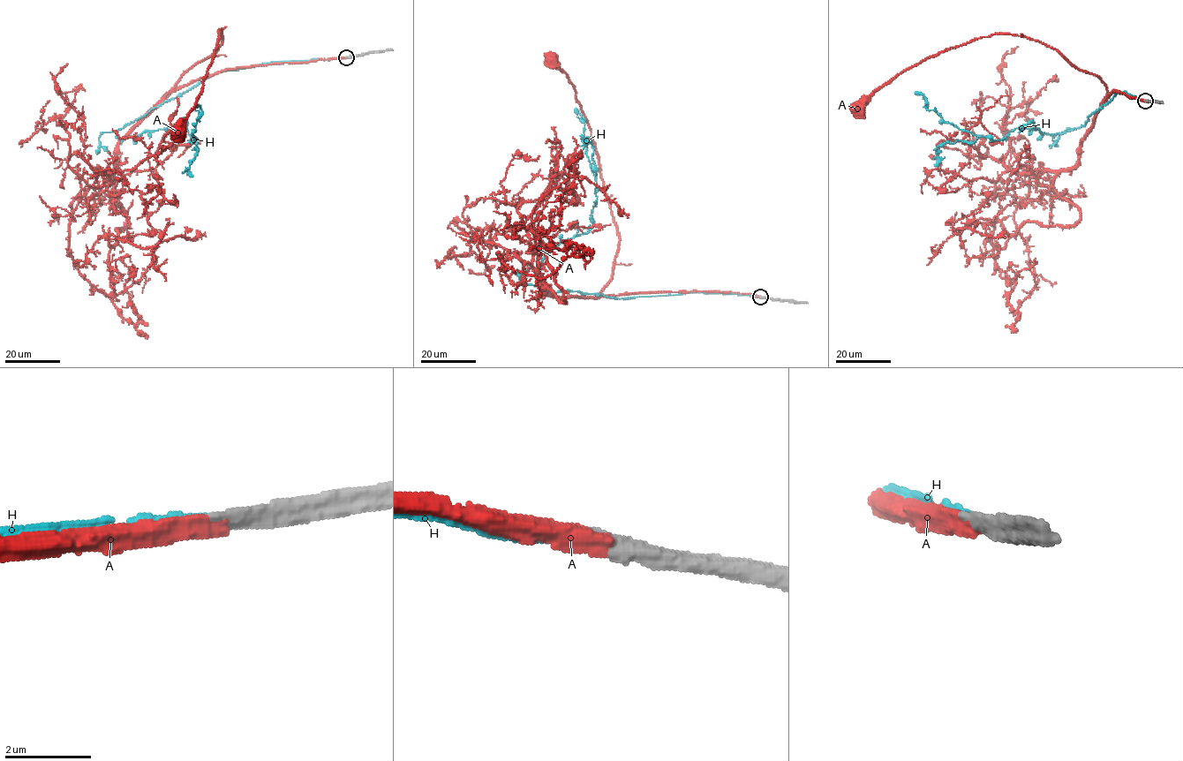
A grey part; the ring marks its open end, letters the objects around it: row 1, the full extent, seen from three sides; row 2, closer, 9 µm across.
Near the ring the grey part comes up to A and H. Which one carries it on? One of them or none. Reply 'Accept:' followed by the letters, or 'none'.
Accept: A

